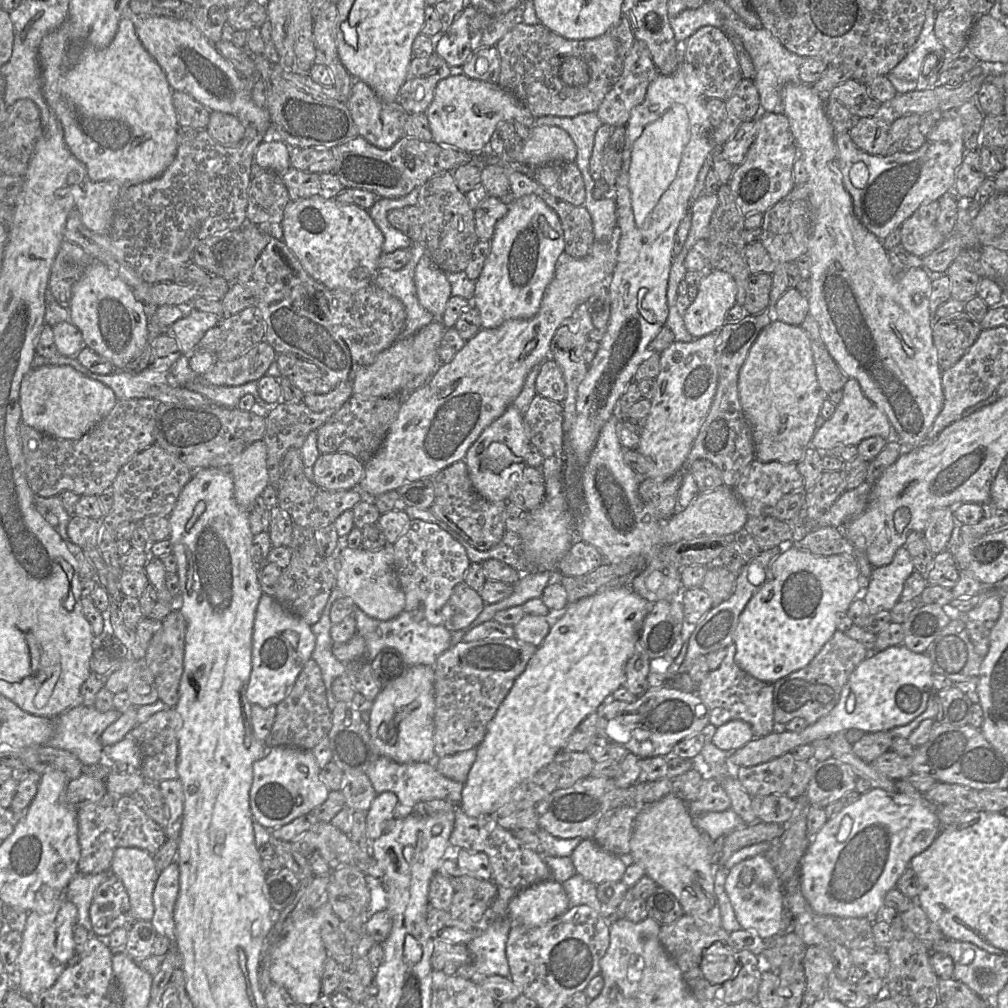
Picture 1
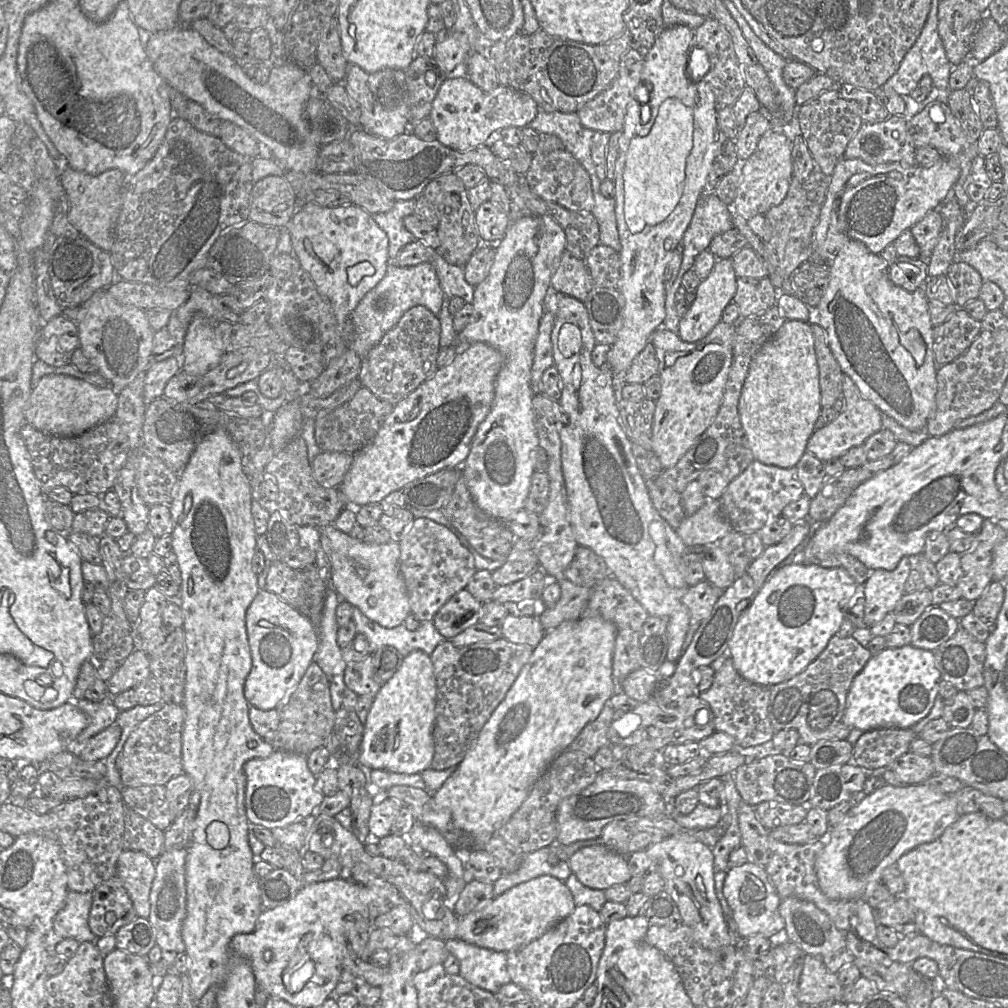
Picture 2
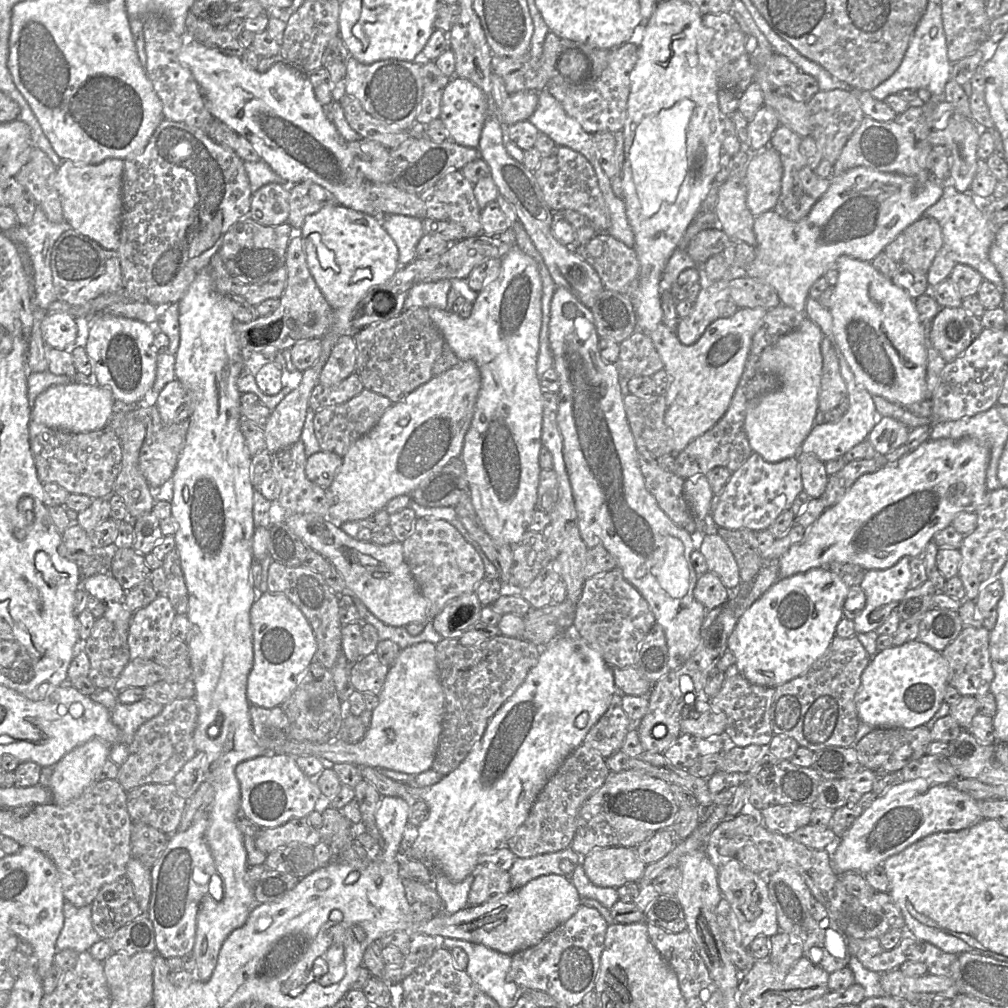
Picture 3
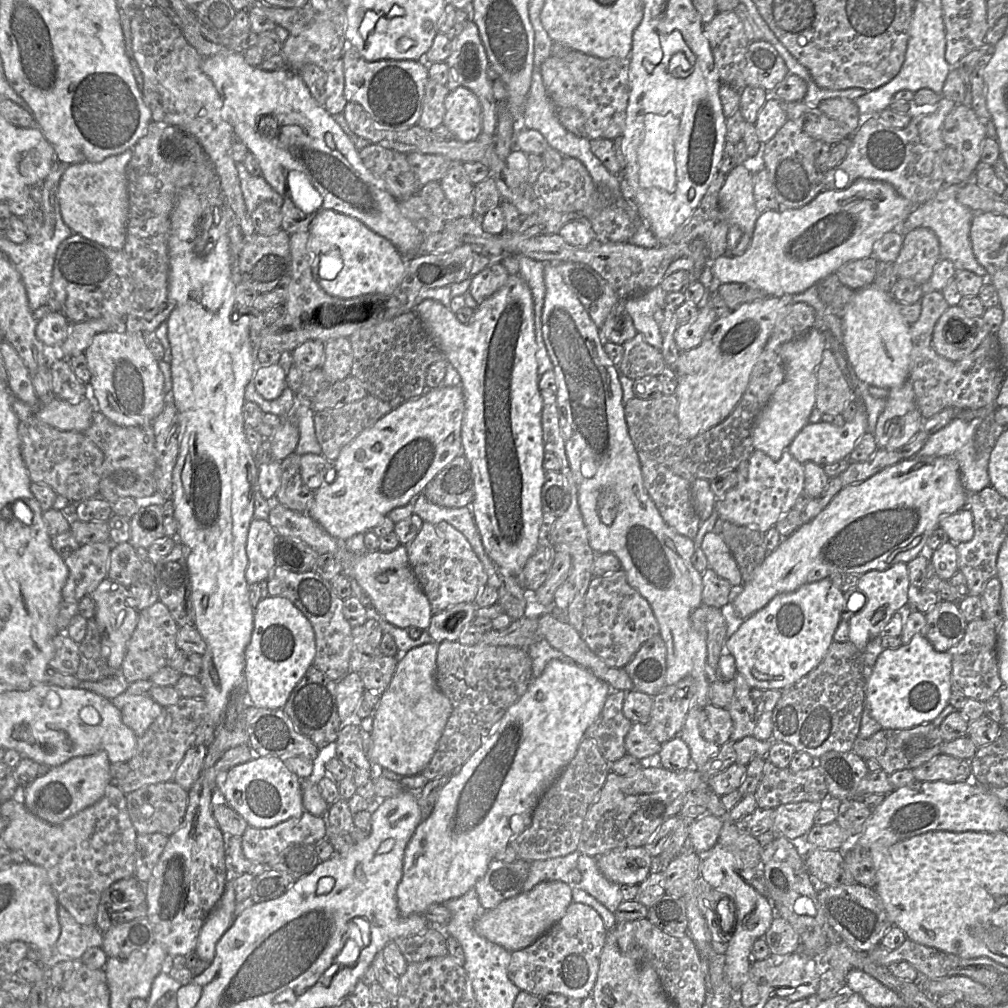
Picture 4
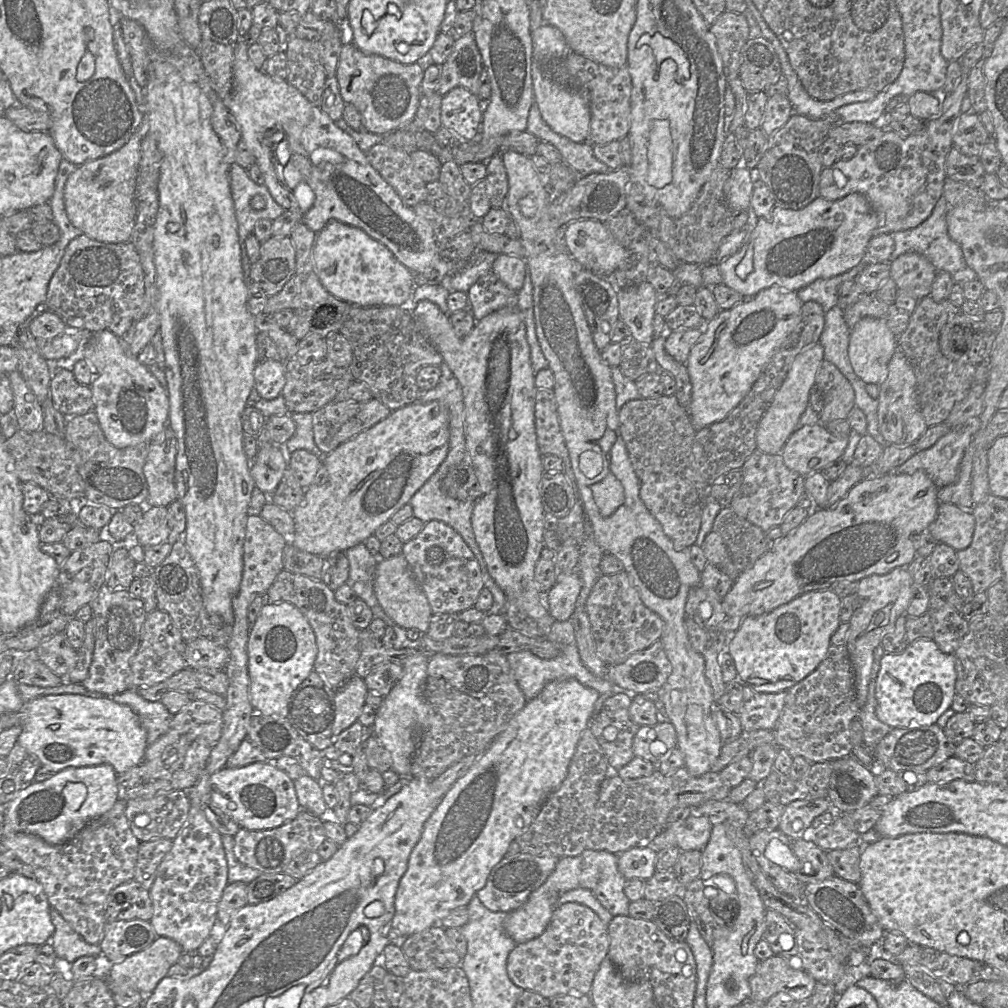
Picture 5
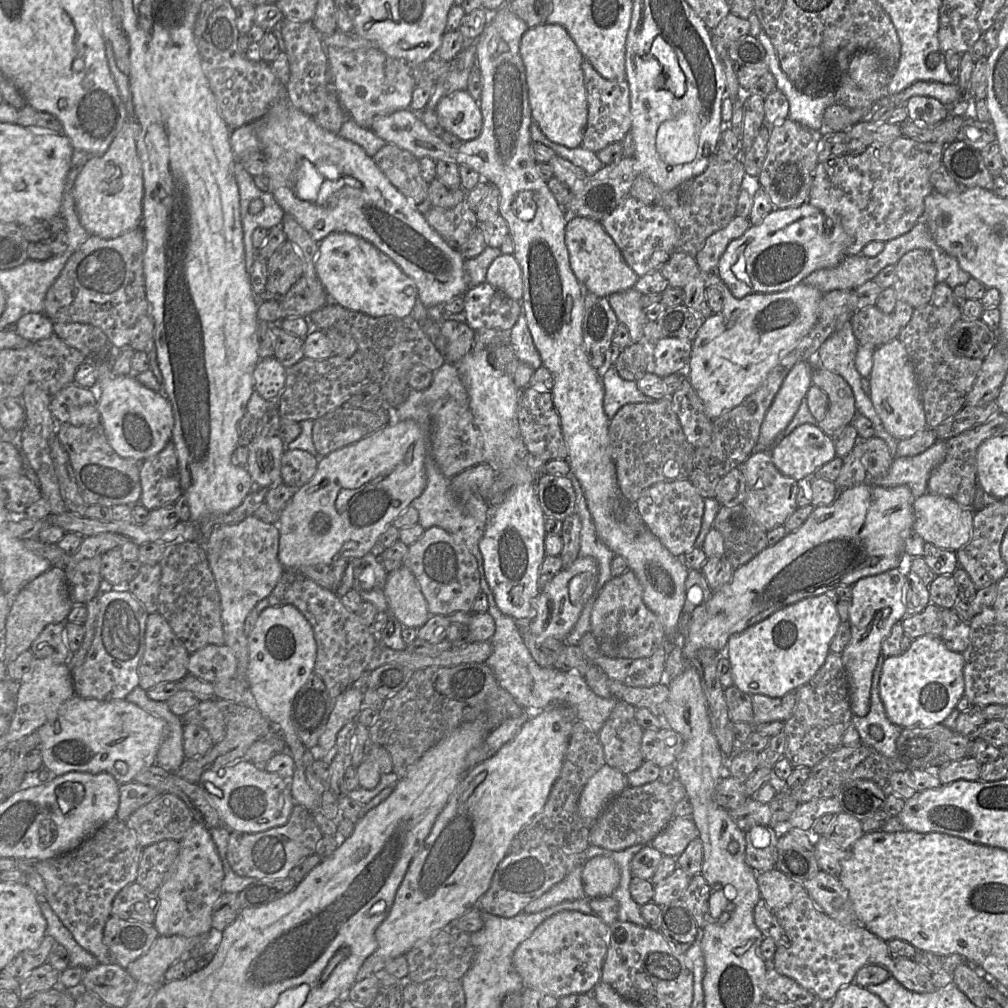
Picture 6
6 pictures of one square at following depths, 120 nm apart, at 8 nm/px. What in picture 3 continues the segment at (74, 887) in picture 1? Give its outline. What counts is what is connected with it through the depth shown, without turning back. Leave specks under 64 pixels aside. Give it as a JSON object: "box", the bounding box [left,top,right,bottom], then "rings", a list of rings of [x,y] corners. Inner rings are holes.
{"box":[56,900,101,954],"rings":[[[65,900],[63,915],[63,928],[56,941],[57,951],[71,949],[79,954],[89,951],[101,939],[93,928],[91,905],[76,907]]]}

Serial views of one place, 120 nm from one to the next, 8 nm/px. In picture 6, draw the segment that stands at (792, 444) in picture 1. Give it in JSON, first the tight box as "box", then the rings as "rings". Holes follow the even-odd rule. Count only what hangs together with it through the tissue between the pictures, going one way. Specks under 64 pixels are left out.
{"box":[758,361,812,448],"rings":[[[800,361],[789,371],[761,424],[758,438],[761,448],[772,448],[778,435],[792,421],[812,385],[812,373],[811,361]]]}

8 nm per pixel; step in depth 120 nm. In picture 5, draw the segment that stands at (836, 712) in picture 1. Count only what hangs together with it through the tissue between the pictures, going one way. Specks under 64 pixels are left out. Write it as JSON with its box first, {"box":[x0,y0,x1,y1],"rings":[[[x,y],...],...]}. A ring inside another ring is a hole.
{"box":[876,638,956,728],"rings":[[[919,638],[901,654],[886,653],[876,679],[876,716],[892,728],[935,724],[952,704],[956,678],[954,654],[943,653],[933,639]]]}

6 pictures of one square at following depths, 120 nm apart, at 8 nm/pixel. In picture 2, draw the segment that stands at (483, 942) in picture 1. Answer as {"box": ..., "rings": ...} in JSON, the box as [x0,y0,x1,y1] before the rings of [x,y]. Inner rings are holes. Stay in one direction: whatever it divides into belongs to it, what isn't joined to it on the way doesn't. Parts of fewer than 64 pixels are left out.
{"box":[445,939,511,994],"rings":[[[460,939],[445,941],[450,954],[460,961],[460,975],[471,984],[493,994],[511,982],[507,953],[494,951]]]}

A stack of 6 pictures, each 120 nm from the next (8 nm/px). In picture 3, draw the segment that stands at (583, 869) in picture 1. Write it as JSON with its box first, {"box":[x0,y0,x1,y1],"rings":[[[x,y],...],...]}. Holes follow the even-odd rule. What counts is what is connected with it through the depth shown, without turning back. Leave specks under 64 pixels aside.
{"box":[582,847,646,888],"rings":[[[599,847],[582,857],[582,865],[589,880],[599,887],[619,888],[626,883],[638,882],[645,871],[646,864],[632,847]]]}

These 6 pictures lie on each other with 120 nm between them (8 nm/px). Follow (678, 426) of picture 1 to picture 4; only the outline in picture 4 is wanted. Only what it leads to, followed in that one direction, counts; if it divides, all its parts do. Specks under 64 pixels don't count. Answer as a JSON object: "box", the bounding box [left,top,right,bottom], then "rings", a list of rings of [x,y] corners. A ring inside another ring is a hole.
{"box":[623,287,794,439],"rings":[[[658,287],[623,299],[625,309],[631,316],[637,332],[643,335],[648,344],[659,350],[662,347],[662,336],[660,325],[656,323],[653,315],[659,307],[664,307],[666,294]],[[791,296],[766,297],[742,304],[727,316],[717,318],[710,325],[698,347],[680,352],[675,370],[677,376],[675,396],[678,401],[677,415],[680,432],[685,438],[693,439],[715,427],[731,414],[748,386],[752,369],[775,324],[784,315],[789,304],[794,304],[791,302]]]}

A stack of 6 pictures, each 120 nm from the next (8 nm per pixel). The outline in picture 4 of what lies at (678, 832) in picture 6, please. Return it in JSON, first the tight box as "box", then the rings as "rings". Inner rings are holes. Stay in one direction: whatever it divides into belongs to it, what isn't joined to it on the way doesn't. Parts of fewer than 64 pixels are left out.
{"box":[689,813,723,853],"rings":[[[711,813],[690,821],[689,840],[696,853],[710,851],[717,843],[723,821]]]}

